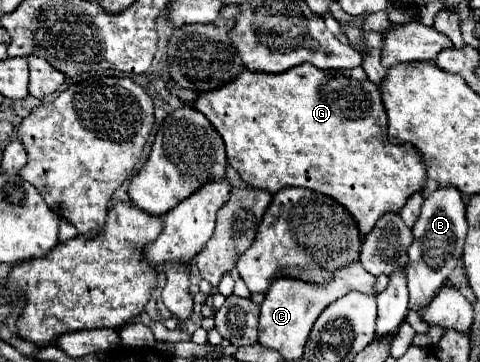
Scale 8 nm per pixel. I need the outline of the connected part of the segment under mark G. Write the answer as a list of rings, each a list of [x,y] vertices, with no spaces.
[[[299,64],[281,74],[251,72],[243,68],[235,82],[209,92],[199,92],[193,108],[207,116],[207,120],[221,134],[227,144],[227,160],[241,174],[241,178],[271,194],[287,186],[301,186],[327,194],[341,202],[351,216],[355,216],[361,236],[385,212],[399,212],[407,198],[423,190],[427,178],[419,154],[411,144],[393,144],[387,138],[387,112],[381,100],[381,90],[375,86],[361,66],[351,70],[319,70],[311,64]]]

